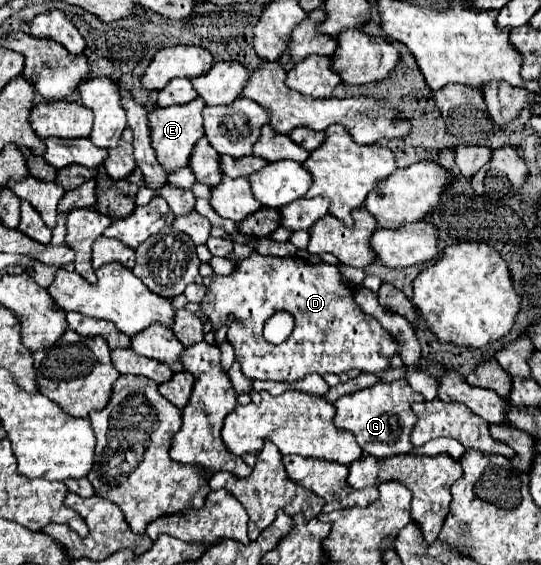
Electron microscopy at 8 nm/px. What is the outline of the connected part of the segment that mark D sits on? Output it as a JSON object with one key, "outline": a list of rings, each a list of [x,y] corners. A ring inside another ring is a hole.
{"outline":[[[253,253],[247,259],[237,261],[235,255],[227,255],[235,261],[235,271],[229,277],[213,275],[209,293],[201,301],[203,313],[211,319],[213,329],[227,325],[227,341],[235,349],[235,357],[241,361],[241,371],[249,379],[271,379],[271,381],[297,381],[307,373],[347,373],[351,369],[381,373],[389,367],[393,355],[399,353],[401,343],[381,327],[377,319],[363,313],[355,303],[353,289],[341,281],[339,269],[329,263],[307,263],[297,256],[277,257]],[[275,311],[289,311],[295,317],[295,329],[291,337],[281,345],[271,345],[263,339],[263,321]],[[227,315],[235,315],[233,321],[227,321]]]}

